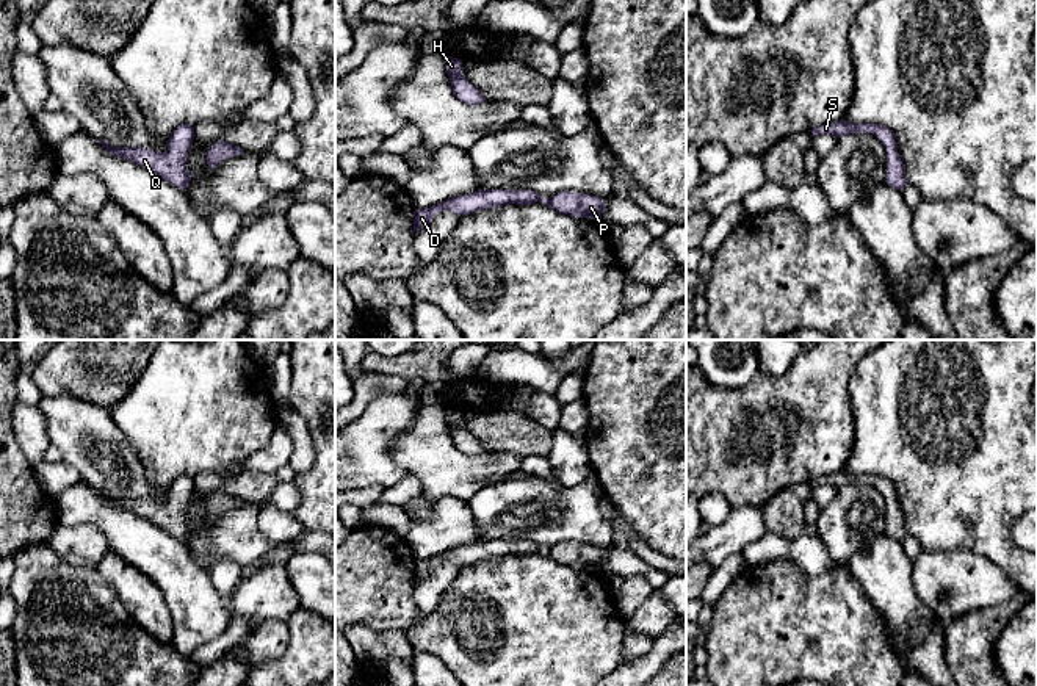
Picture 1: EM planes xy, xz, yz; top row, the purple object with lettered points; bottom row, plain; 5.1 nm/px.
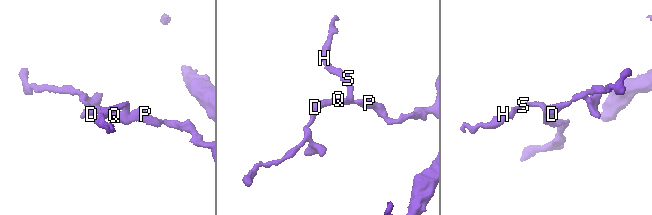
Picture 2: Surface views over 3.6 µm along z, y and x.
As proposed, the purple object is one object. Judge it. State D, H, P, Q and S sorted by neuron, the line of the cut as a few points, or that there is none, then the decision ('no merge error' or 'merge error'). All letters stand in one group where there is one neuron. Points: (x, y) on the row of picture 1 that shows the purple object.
D H P Q S; no cut; no merge error

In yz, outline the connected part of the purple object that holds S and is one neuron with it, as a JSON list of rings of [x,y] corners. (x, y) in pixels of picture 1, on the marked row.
[[[846,119],[835,121],[832,124],[822,124],[810,130],[811,136],[833,135],[836,138],[849,133],[873,133],[876,135],[887,149],[887,177],[885,183],[902,191],[909,183],[905,177],[905,164],[898,152],[898,143],[894,133],[880,124],[852,124]]]

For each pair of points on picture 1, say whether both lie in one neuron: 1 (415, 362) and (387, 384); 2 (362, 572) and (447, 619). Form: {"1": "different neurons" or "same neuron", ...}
{"1": "different neurons", "2": "different neurons"}

